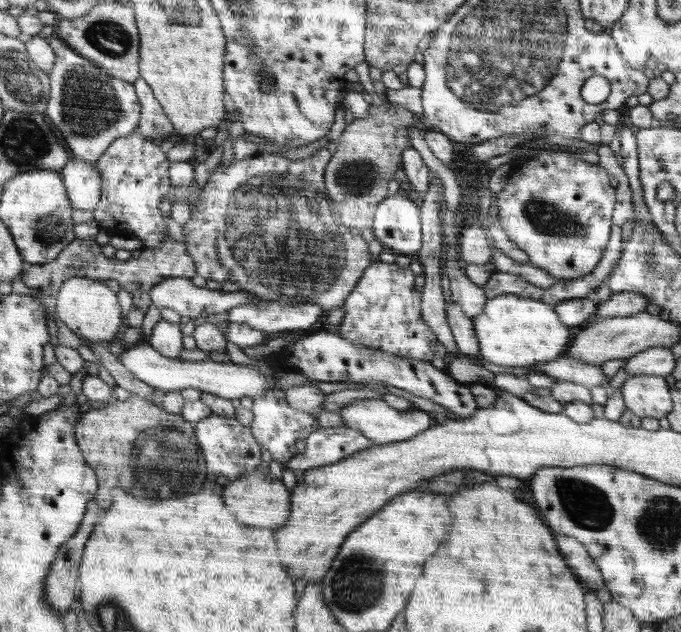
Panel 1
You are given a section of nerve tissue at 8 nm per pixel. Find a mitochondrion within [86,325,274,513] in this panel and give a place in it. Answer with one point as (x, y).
(161, 447)

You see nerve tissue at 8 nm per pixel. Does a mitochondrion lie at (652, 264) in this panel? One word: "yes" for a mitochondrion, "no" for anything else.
yes

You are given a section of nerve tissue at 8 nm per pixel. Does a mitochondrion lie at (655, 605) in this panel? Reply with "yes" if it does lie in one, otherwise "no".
no

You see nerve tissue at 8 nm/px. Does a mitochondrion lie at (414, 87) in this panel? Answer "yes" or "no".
no

